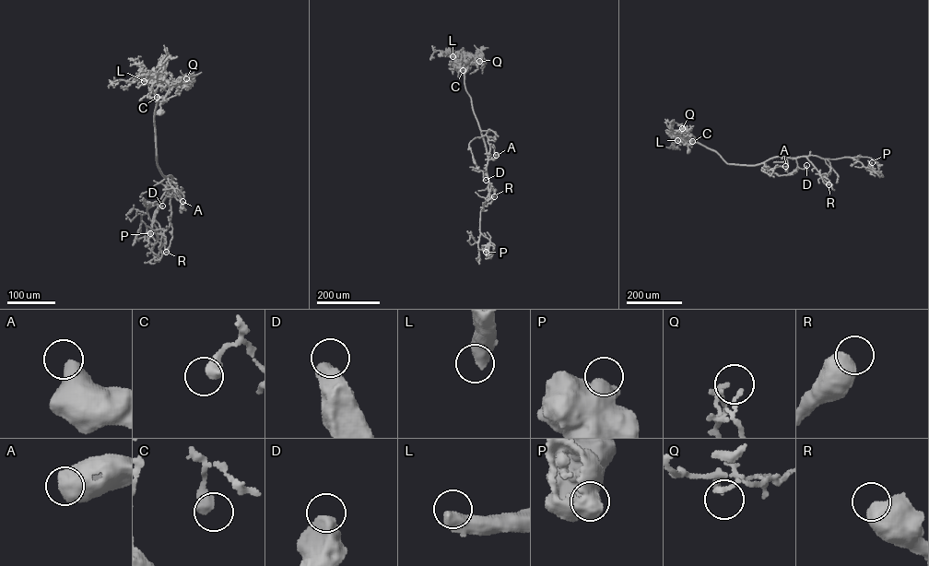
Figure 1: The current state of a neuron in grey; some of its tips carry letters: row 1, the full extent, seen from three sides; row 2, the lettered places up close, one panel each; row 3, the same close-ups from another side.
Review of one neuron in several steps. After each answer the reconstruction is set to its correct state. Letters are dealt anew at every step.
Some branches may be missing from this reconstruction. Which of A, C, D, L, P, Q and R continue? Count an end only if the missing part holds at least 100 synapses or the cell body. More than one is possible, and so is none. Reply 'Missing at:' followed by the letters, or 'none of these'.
Missing at: L

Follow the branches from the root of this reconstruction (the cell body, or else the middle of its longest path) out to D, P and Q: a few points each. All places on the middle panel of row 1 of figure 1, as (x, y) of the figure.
D: (465, 62), (464, 88), (487, 149), (486, 170), (482, 170), (486, 180)
P: (465, 62), (464, 87), (488, 156), (488, 194), (480, 211), (479, 228), (480, 232), (489, 241), (486, 252)
Q: (465, 62), (476, 57), (479, 61)

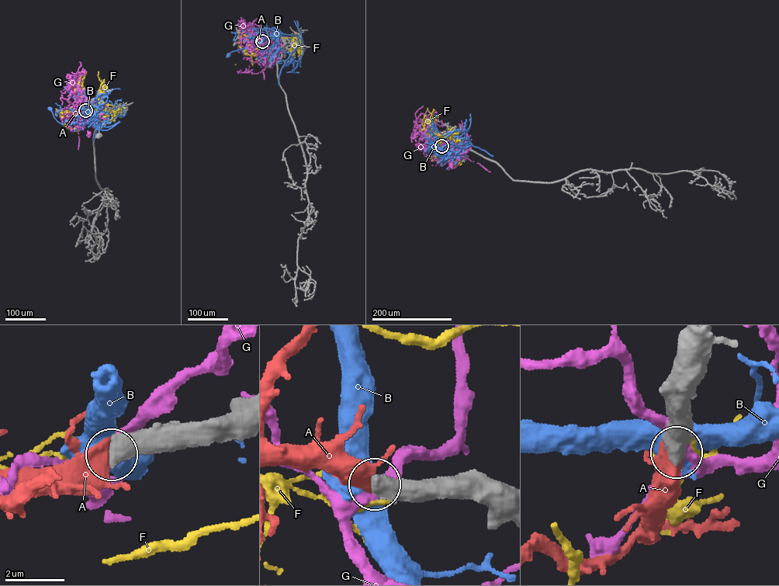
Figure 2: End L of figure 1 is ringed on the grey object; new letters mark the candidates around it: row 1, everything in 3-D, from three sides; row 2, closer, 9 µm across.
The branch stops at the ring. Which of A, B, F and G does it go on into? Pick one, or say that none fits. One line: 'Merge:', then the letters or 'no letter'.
Merge: A

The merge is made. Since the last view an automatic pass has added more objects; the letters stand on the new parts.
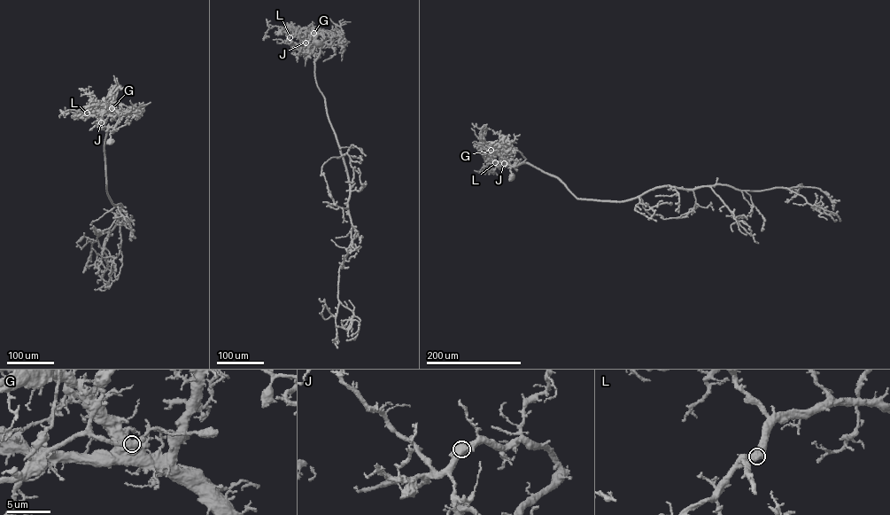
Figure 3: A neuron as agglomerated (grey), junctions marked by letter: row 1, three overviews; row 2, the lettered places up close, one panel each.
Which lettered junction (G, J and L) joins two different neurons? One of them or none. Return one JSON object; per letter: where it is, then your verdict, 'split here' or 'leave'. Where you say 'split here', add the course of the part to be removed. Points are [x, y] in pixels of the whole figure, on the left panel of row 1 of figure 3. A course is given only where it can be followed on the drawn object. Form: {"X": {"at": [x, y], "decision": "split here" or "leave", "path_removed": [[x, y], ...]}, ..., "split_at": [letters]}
{"G": {"at": [112, 108], "decision": "split here", "path_removed": [[112, 108], [110, 105], [114, 102], [131, 109]]}, "J": {"at": [101, 122], "decision": "leave"}, "L": {"at": [87, 113], "decision": "leave"}, "split_at": ["G"]}

